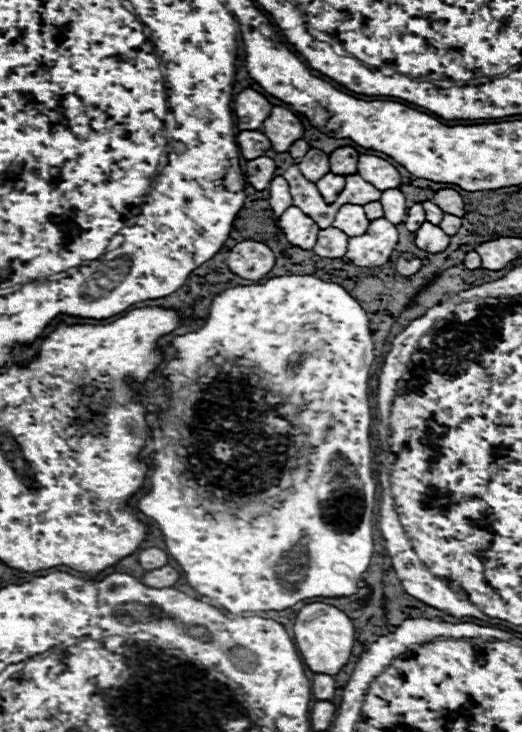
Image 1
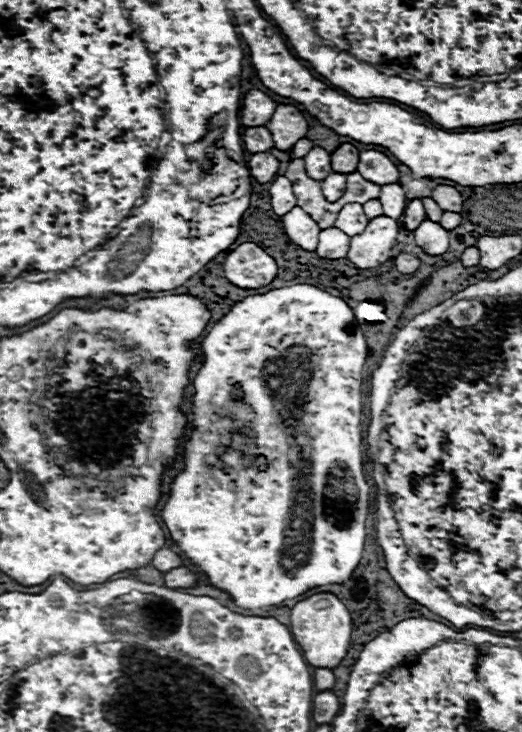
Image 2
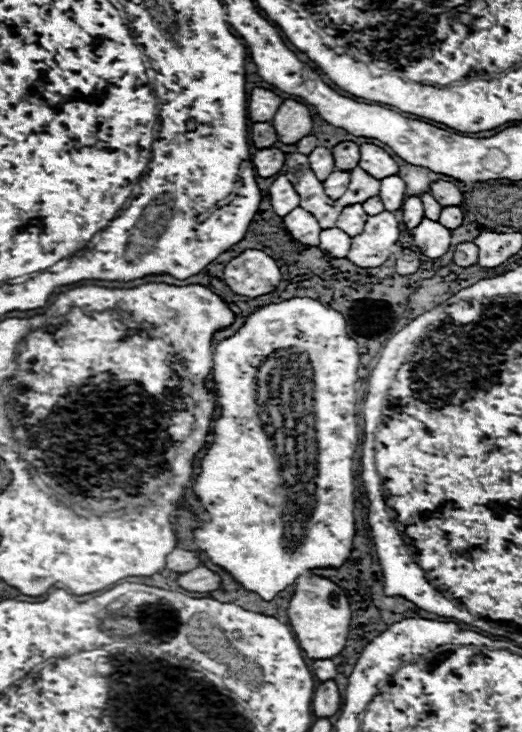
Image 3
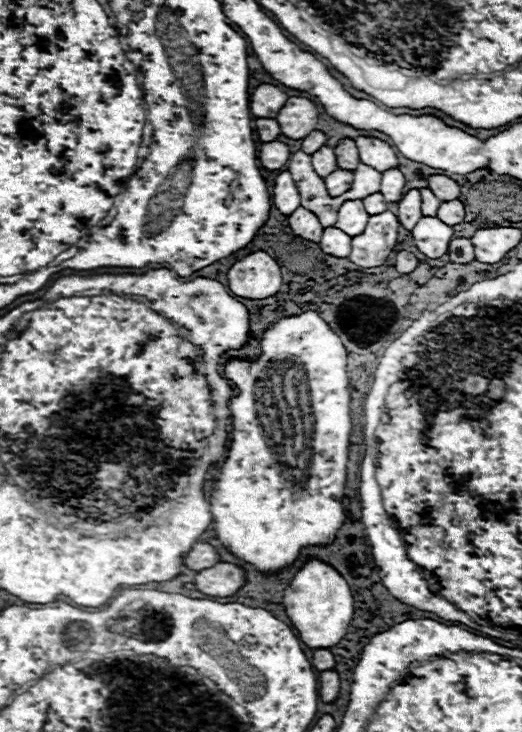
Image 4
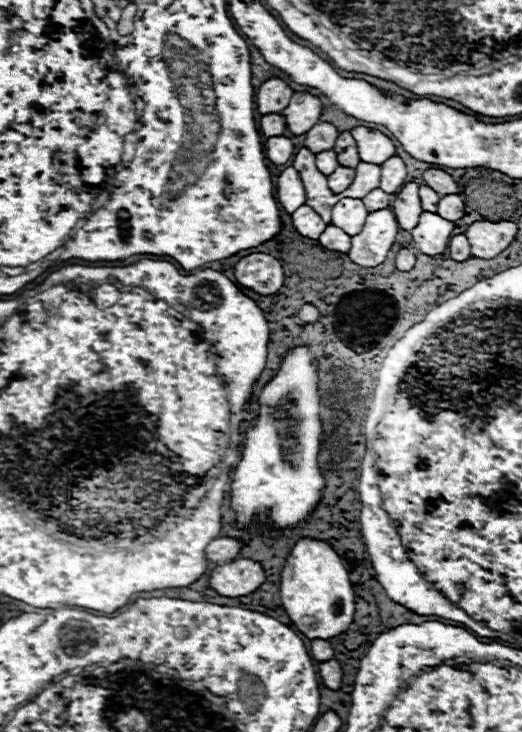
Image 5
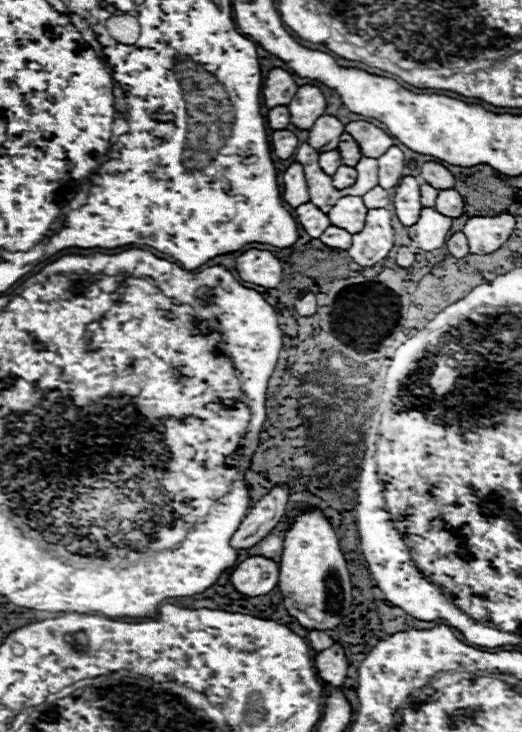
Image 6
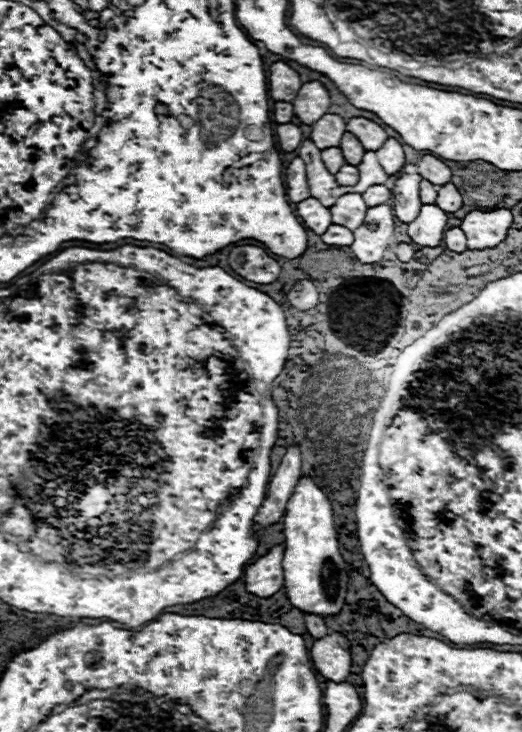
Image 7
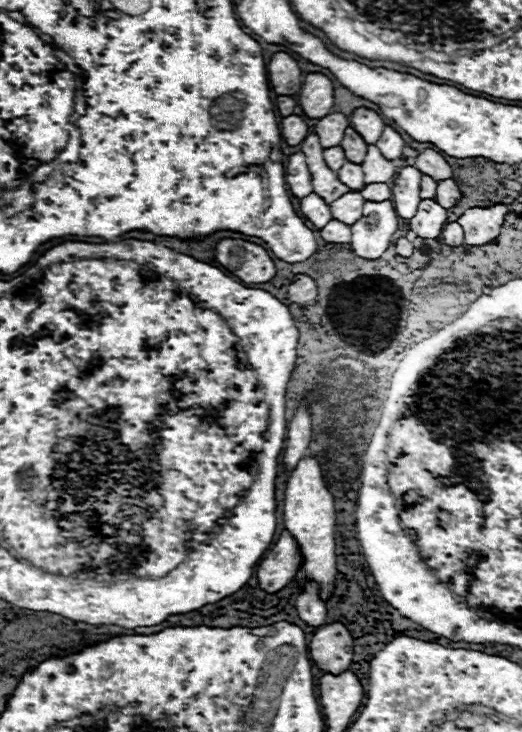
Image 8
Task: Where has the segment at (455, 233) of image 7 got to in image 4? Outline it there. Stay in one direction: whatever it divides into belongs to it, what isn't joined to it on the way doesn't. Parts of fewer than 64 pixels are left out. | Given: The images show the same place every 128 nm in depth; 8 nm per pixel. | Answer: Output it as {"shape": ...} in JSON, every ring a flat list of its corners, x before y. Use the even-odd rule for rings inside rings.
{"shape":[[454,238,448,248,448,258,450,262,456,264,468,264,474,260,474,246,468,238]]}

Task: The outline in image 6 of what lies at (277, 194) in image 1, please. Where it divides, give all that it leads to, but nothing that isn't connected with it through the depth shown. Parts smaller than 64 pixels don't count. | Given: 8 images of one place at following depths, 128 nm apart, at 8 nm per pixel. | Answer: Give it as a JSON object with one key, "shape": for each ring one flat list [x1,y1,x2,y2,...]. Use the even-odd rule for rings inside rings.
{"shape":[[294,162,290,168,284,172,284,194,282,198,292,206,300,206,308,202,308,188,306,188,306,178,304,178,304,168]]}

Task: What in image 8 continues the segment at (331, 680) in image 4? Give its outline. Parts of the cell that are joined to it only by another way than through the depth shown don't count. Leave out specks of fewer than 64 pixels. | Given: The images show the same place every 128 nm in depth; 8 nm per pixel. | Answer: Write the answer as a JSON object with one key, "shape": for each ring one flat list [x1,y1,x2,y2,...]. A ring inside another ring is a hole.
{"shape":[[332,622,314,632,308,648,310,658,316,662,320,670,340,674,342,670,348,670,352,664,354,638,344,624]]}

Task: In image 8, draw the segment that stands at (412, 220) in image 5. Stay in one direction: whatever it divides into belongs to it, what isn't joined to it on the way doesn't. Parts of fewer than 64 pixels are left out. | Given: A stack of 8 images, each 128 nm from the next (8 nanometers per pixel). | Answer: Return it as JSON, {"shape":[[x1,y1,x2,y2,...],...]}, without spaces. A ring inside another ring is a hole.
{"shape":[[406,166,396,174,396,178,392,182,392,204,398,212,398,216,404,220,410,220,418,210,420,176,422,176,422,172,418,172,418,168]]}

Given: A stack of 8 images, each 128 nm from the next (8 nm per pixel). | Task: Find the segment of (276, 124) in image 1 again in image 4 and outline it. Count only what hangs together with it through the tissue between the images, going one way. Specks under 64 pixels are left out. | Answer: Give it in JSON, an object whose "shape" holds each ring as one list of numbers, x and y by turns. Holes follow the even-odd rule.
{"shape":[[292,96,286,100,284,108,278,112,276,120,278,120,284,136,300,140,300,138,308,136,308,132,316,130,318,108,308,98]]}

